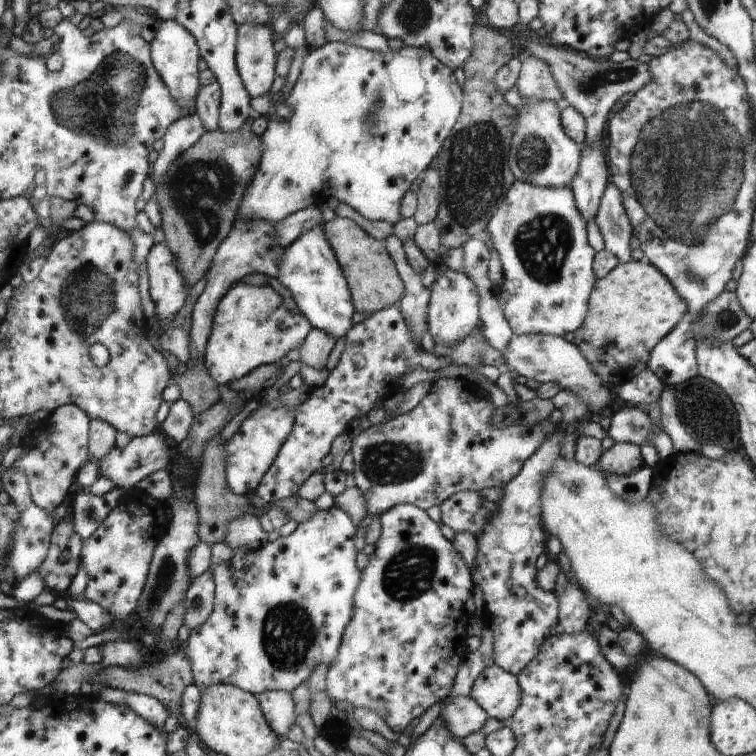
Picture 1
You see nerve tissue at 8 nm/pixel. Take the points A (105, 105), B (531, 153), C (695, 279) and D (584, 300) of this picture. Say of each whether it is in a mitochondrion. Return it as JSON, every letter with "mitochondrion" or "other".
{"A":"mitochondrion","B":"mitochondrion","C":"other","D":"other"}

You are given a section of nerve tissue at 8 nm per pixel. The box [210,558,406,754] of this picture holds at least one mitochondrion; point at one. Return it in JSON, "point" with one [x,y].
{"point":[289,631]}

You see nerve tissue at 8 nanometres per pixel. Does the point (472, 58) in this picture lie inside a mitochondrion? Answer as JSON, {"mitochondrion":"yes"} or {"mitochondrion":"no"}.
{"mitochondrion":"no"}

